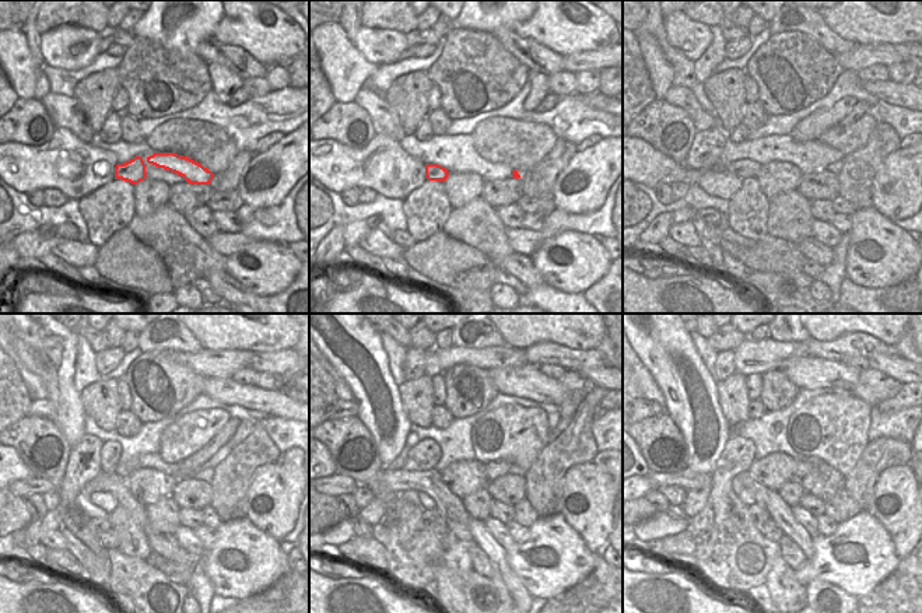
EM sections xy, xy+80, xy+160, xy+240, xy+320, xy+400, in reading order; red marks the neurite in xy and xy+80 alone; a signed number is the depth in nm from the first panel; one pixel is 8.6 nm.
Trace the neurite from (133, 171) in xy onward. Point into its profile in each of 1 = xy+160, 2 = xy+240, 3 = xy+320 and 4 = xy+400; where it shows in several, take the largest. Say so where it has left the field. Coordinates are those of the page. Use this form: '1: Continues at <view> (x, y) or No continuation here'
1: Continues at xy+160 (705, 153)
2: Continues at xy+240 (84, 459)
3: Continues at xy+320 (337, 484)
4: Continues at xy+400 (651, 487).

